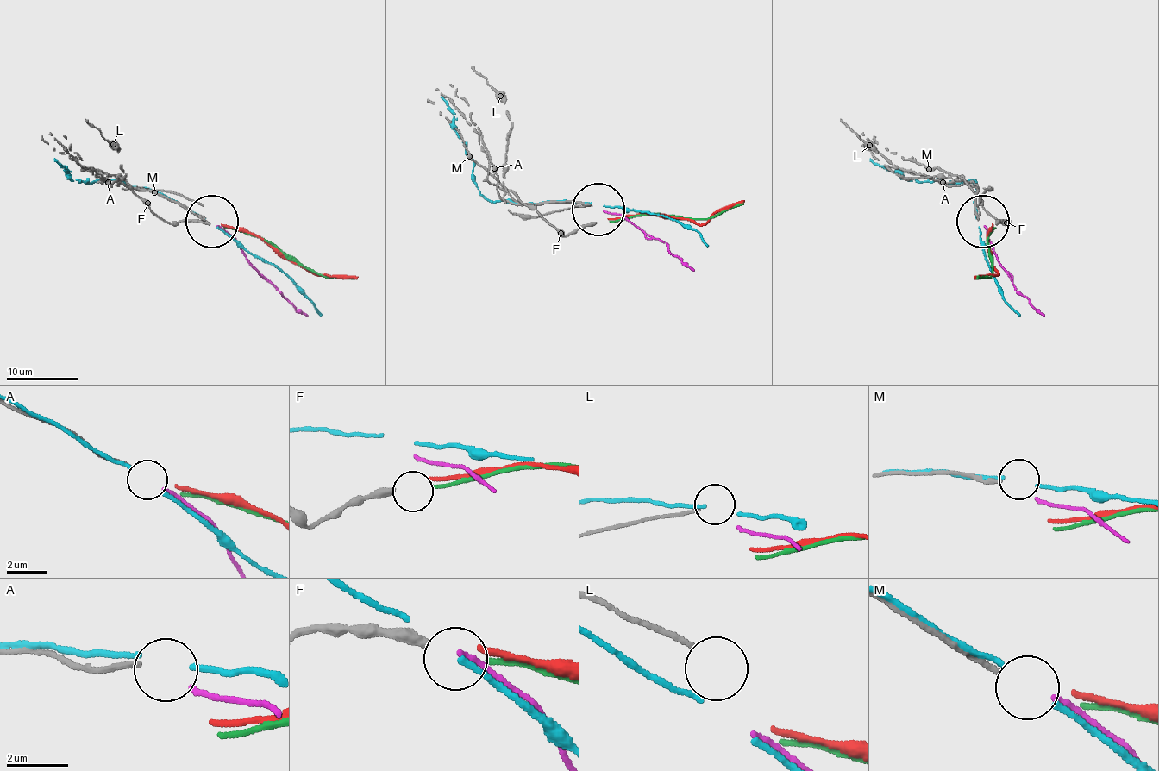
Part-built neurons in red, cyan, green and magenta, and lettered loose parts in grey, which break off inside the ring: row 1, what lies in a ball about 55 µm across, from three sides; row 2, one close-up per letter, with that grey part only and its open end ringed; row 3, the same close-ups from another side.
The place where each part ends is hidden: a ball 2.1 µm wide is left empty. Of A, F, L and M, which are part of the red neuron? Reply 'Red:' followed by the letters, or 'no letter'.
Red: no letter

